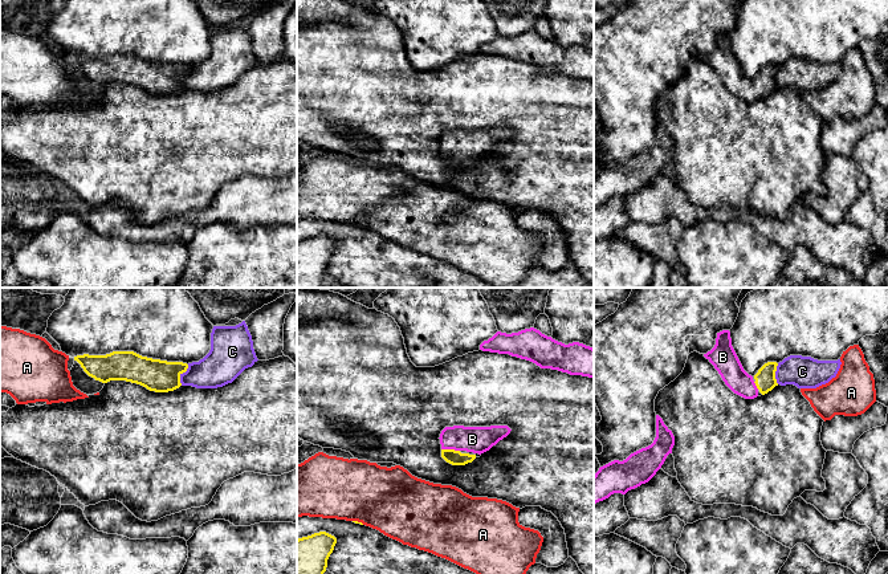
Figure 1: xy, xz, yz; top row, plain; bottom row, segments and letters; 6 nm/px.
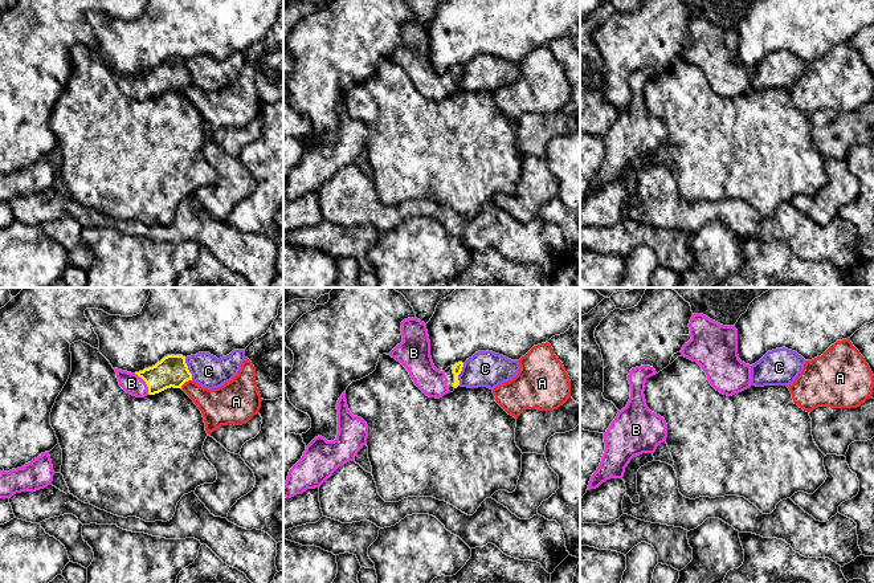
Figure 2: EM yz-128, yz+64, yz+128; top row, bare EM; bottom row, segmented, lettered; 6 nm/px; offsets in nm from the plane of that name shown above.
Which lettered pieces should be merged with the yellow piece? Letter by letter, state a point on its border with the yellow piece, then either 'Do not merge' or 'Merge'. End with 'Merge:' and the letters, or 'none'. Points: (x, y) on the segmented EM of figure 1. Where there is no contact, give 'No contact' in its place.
A: Touches yellow at xz (357, 521). Do not merge
B: Touches yellow at xz (451, 450). Merge
C: Touches yellow at xy (179, 375). Do not merge
Merge: B

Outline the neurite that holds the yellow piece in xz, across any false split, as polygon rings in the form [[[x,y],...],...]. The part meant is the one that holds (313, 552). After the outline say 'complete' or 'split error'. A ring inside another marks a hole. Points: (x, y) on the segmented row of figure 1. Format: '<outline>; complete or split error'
[[[326,532],[297,540],[297,574],[323,574],[337,538]]]; complete

